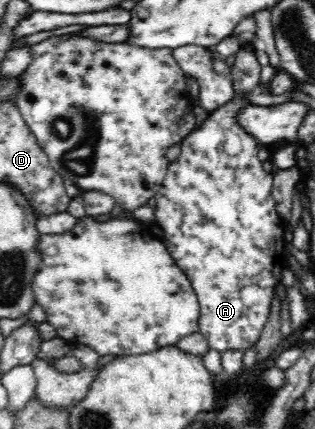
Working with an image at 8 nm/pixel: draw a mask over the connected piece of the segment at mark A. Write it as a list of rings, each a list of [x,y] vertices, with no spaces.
[[[241,44],[240,50],[235,54],[235,64],[232,66],[232,75],[229,78],[232,80],[232,86],[235,90],[235,97],[233,97],[227,104],[213,109],[209,112],[208,118],[191,131],[181,142],[181,153],[178,159],[169,163],[165,178],[162,180],[162,186],[157,190],[155,198],[156,205],[154,207],[155,224],[162,229],[162,238],[165,246],[168,248],[169,254],[173,260],[177,262],[177,266],[183,270],[185,276],[191,281],[192,287],[196,292],[200,304],[200,317],[198,320],[199,331],[204,335],[208,341],[209,348],[217,352],[225,352],[227,350],[242,350],[246,353],[255,342],[259,340],[269,314],[271,314],[271,302],[273,302],[273,292],[279,284],[281,278],[281,270],[288,268],[288,256],[285,249],[286,241],[289,237],[287,231],[287,224],[281,220],[279,213],[275,211],[275,202],[272,200],[273,189],[273,175],[272,172],[268,173],[263,169],[262,161],[257,157],[257,151],[261,144],[245,131],[238,124],[238,113],[242,110],[243,106],[252,104],[249,99],[244,95],[254,92],[260,88],[260,72],[262,70],[257,57],[255,57],[253,46],[243,46]]]

